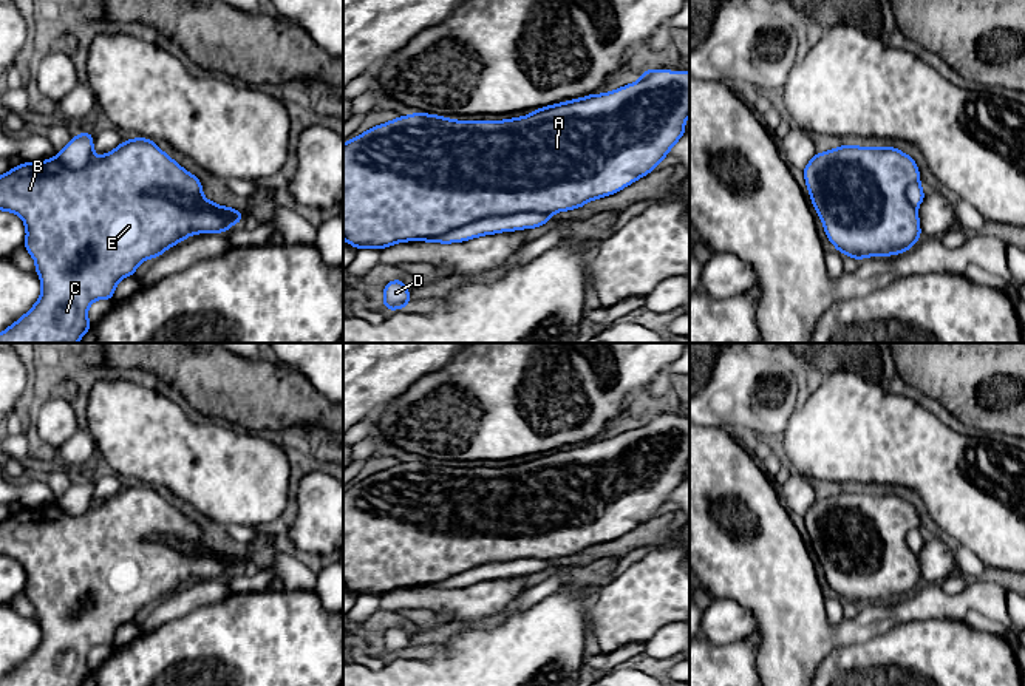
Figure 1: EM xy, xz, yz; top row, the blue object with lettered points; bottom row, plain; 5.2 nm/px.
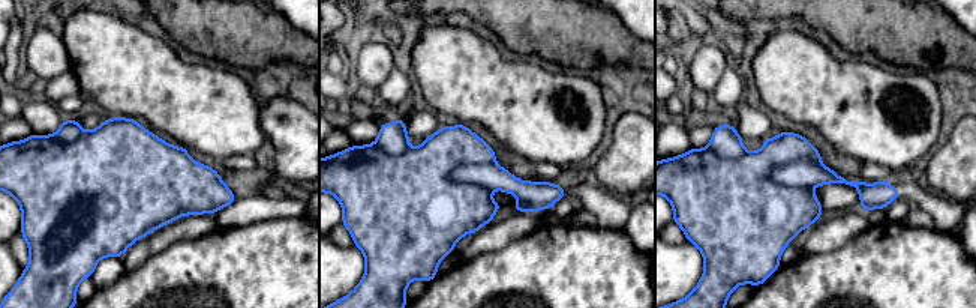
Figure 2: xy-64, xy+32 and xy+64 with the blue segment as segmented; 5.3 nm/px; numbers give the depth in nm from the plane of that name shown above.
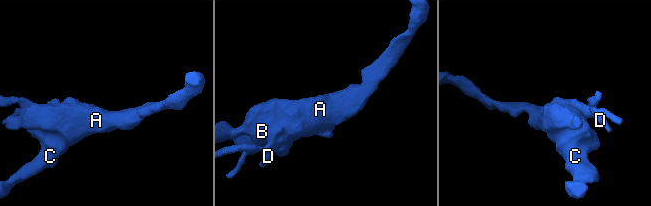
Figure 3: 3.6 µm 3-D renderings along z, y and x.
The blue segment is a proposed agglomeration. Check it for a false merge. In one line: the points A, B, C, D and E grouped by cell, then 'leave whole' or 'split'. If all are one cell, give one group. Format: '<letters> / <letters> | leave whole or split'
A B C E / D | split

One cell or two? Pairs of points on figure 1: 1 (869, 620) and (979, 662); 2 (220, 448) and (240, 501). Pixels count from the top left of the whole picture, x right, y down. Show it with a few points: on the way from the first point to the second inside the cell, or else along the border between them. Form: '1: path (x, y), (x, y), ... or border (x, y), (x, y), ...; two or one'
1: border (926, 618), (903, 621), (885, 632), (857, 641); two
2: path (220, 461), (220, 467), (240, 489); one

